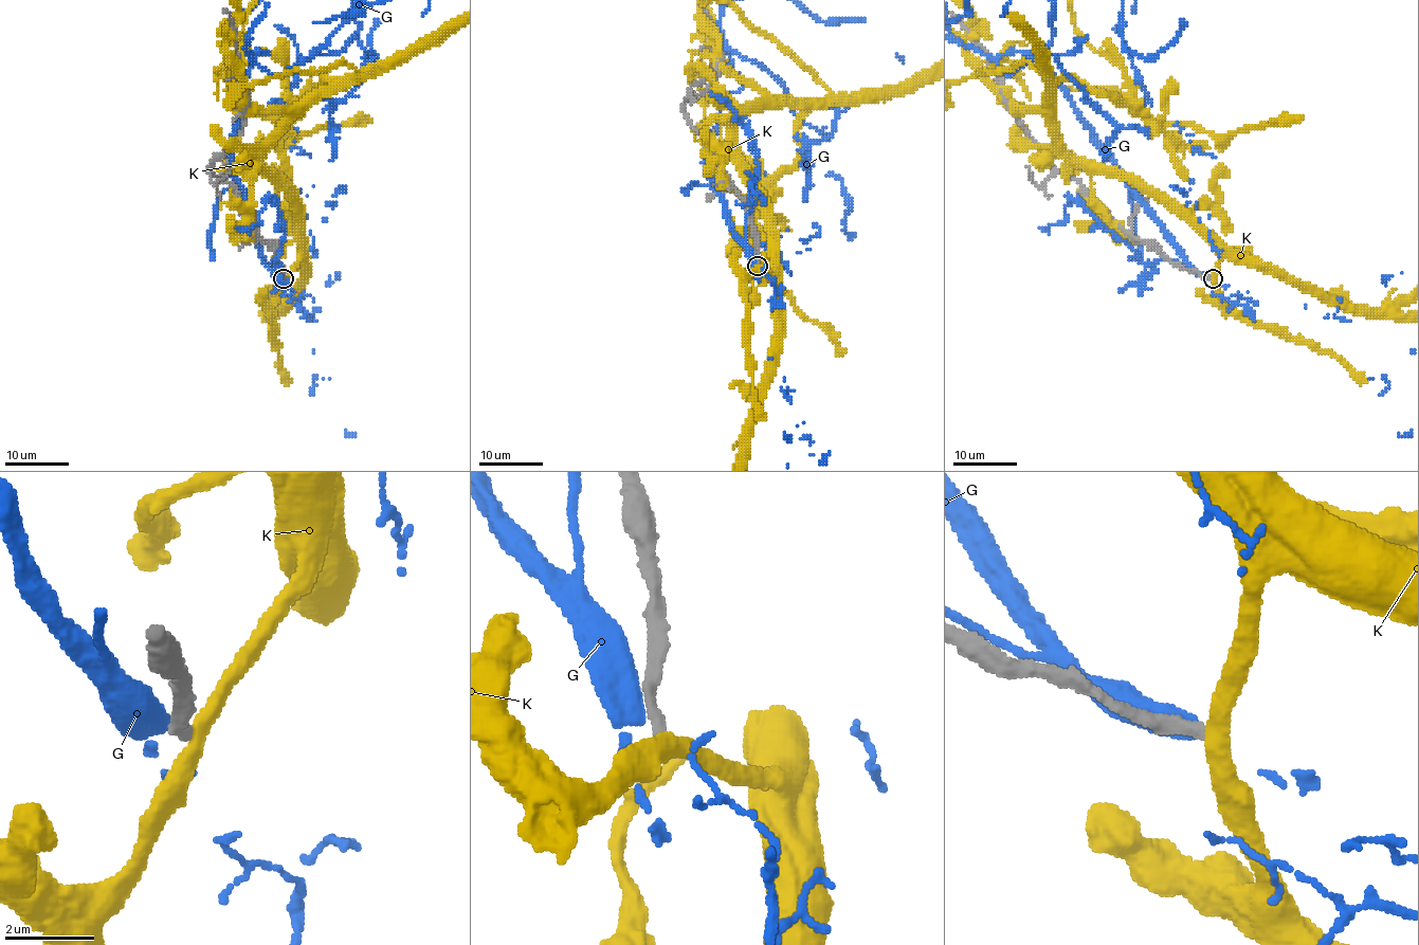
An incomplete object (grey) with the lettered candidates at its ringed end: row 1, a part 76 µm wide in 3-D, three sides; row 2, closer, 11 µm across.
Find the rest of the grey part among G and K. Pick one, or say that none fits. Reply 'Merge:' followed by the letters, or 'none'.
Merge: none

